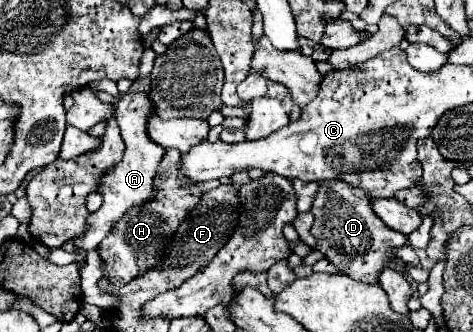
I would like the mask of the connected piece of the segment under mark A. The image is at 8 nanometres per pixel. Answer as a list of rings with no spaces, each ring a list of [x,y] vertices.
[[[127,92],[119,100],[103,94],[103,100],[115,104],[115,118],[119,122],[121,136],[127,142],[127,148],[125,148],[123,160],[101,178],[99,192],[103,196],[103,206],[89,216],[87,232],[81,238],[73,240],[75,246],[79,246],[83,250],[95,250],[99,246],[99,242],[111,232],[111,226],[115,222],[119,222],[119,218],[123,218],[123,214],[127,210],[131,210],[135,206],[143,206],[143,202],[149,202],[151,198],[155,198],[155,174],[159,168],[159,160],[165,154],[165,150],[159,144],[151,142],[147,136],[145,124],[147,124],[147,116],[151,114],[151,100],[147,98],[147,94]]]

